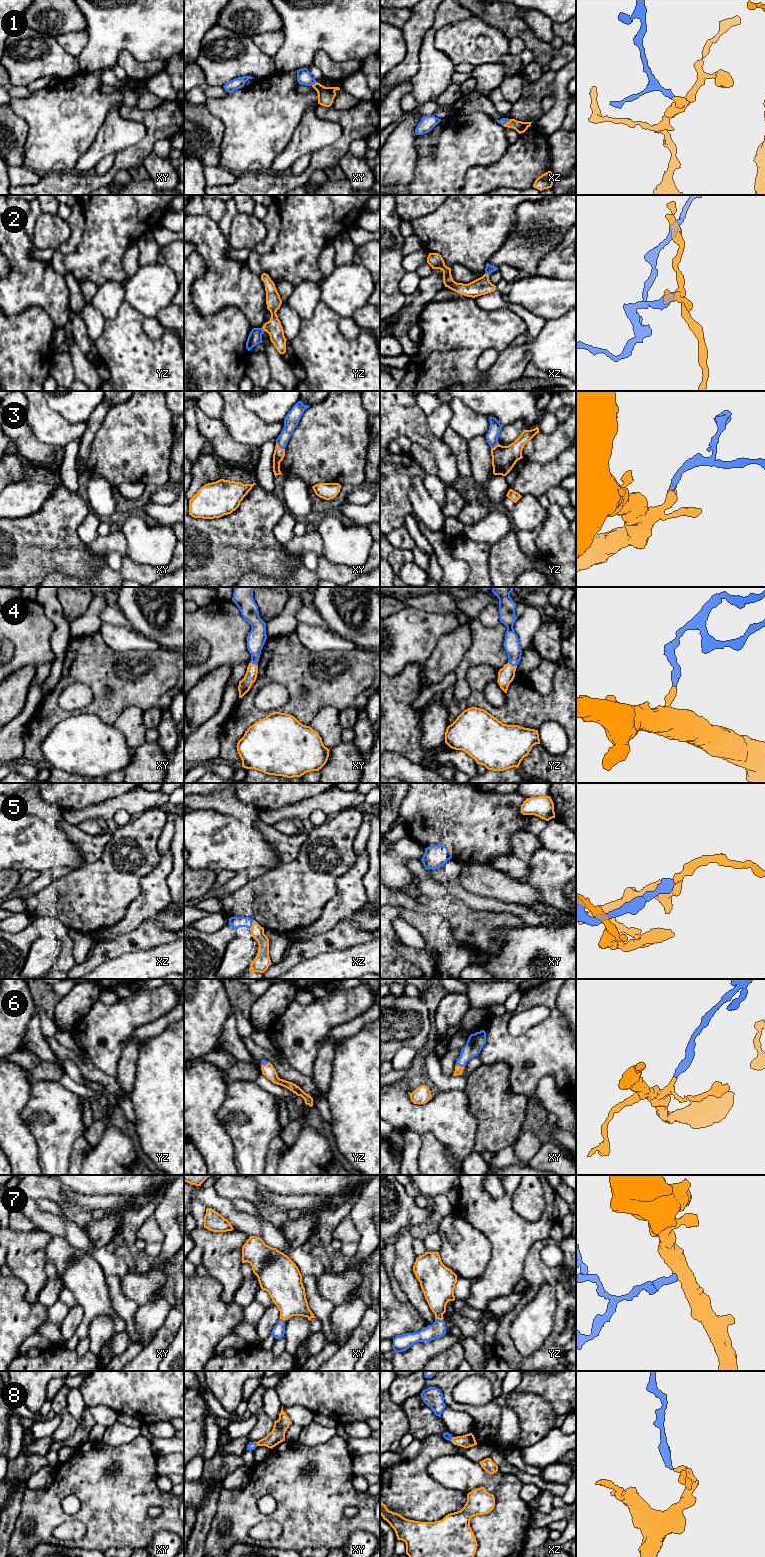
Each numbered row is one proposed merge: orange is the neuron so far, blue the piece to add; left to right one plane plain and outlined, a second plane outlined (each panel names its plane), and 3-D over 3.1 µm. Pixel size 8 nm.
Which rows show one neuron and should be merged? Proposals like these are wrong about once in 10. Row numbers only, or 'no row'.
1, 2, 3, 4, 5, 6, 7, 8

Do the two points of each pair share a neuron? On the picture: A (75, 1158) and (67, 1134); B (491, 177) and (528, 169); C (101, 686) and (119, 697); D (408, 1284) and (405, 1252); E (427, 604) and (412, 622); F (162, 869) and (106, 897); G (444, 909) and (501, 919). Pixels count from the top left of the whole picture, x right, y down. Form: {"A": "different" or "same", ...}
{"A": "different", "B": "same", "C": "same", "D": "same", "E": "different", "F": "different", "G": "same"}

